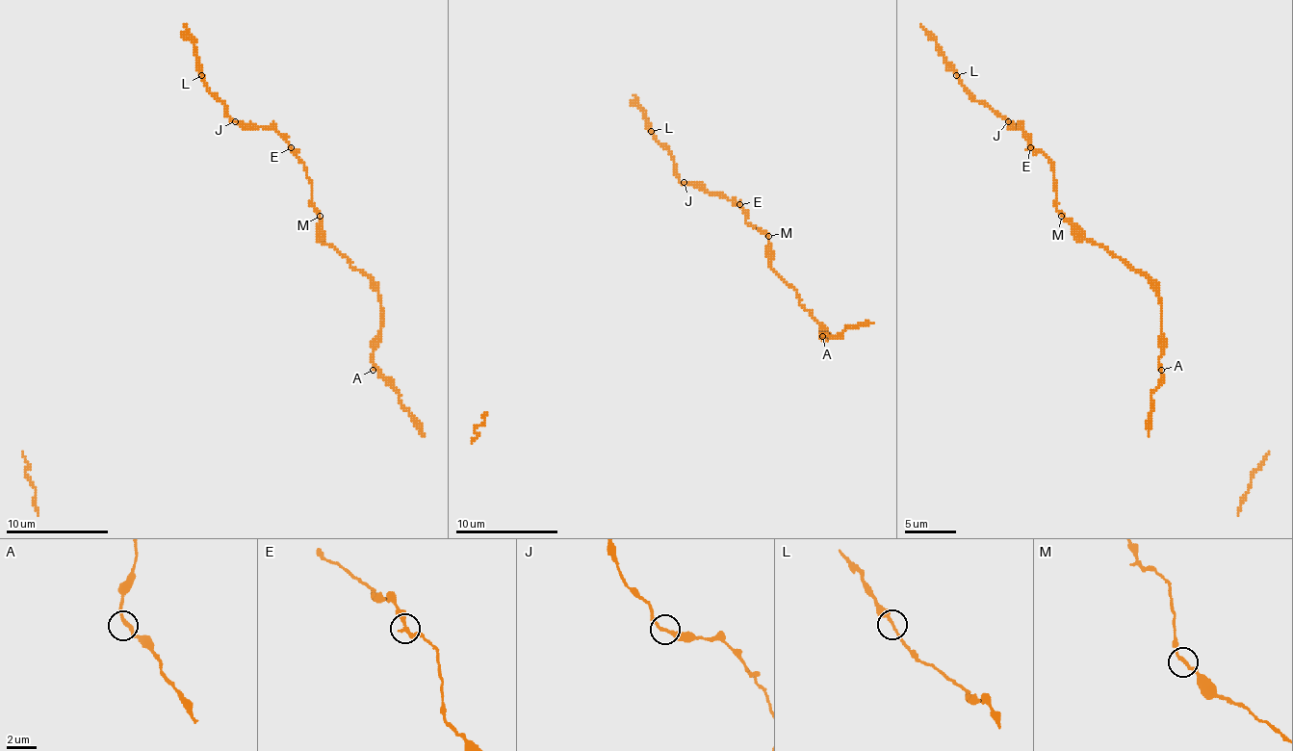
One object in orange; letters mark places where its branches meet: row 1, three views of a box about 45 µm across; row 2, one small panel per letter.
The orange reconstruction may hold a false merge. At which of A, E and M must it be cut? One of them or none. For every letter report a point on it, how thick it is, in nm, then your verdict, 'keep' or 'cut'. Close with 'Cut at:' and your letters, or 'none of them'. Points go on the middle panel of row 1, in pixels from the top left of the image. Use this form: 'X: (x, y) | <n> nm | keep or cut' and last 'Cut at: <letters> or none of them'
A: (822, 336) | 200 nm | keep
E: (739, 204) | 220 nm | keep
M: (768, 236) | 200 nm | keep
Cut at: none of them

